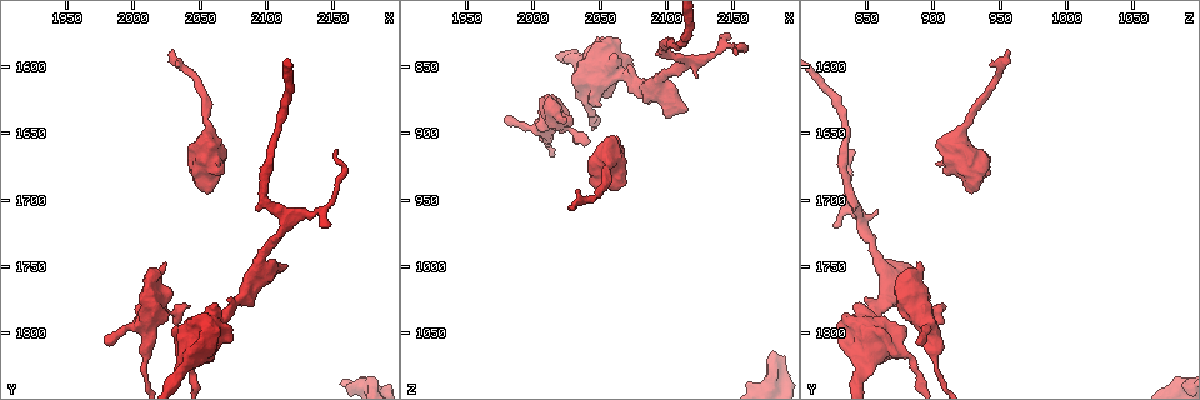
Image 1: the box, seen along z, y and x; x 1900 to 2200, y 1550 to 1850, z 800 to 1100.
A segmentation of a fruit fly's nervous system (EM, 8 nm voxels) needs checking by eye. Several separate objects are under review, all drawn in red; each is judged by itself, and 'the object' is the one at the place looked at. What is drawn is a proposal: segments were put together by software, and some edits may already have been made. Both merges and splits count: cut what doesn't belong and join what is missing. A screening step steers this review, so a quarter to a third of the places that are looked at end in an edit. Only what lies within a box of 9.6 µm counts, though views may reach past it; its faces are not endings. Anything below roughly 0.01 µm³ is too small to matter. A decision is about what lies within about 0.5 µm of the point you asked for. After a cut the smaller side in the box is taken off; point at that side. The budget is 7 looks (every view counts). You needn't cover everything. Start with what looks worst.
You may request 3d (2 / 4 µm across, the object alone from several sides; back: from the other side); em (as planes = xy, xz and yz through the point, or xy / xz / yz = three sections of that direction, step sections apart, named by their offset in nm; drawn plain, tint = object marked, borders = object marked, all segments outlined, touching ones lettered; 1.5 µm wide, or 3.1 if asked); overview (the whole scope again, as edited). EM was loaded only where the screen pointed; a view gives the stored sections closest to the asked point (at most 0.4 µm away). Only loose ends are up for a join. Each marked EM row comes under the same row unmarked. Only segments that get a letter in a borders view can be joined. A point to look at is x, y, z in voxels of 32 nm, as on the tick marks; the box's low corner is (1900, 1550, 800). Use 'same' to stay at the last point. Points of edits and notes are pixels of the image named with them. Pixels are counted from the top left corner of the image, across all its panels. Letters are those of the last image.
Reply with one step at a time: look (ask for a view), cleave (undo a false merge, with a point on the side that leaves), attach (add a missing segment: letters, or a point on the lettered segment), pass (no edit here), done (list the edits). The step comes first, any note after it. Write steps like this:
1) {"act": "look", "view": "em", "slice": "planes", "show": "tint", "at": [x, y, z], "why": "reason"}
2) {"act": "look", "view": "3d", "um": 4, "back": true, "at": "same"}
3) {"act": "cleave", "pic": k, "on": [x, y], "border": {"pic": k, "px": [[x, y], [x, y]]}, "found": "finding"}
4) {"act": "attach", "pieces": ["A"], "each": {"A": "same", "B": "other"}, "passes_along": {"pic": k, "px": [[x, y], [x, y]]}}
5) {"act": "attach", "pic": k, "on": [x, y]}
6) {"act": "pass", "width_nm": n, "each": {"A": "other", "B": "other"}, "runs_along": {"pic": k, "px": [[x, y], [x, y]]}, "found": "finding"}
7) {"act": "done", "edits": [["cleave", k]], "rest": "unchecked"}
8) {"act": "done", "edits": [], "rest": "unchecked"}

{"act": "look", "view": "3d", "um": 4, "at": [2030, 1588, 958], "why": "end of a long branch"}

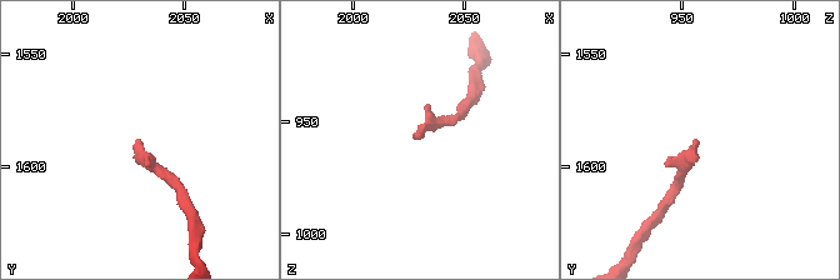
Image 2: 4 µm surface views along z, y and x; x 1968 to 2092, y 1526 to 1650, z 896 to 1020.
{"act": "look", "view": "em", "slice": "yz", "step": 8, "show": "tint", "at": [2028, 1588, 957], "why": "now the EM"}

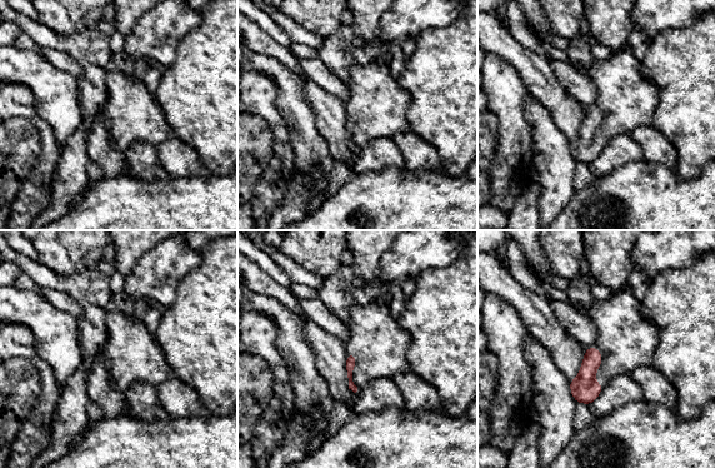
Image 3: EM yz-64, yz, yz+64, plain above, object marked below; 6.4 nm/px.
{"act": "look", "view": "em", "slice": "planes", "show": "borders", "at": "same", "why": "cut it another way"}

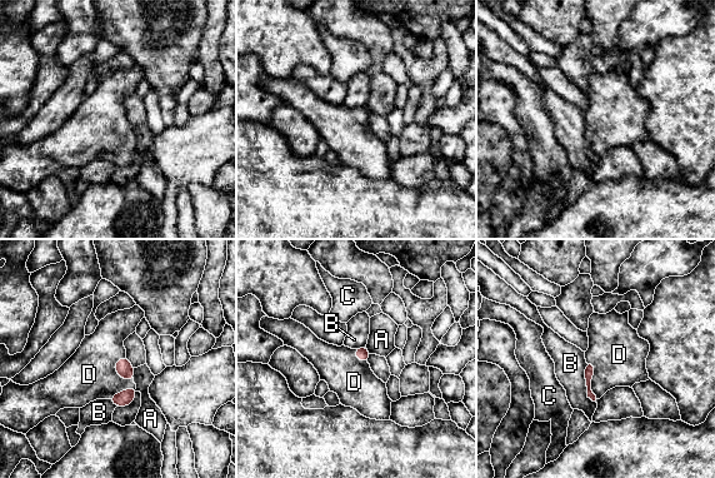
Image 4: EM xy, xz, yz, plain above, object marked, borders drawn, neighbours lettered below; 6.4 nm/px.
{"act": "attach", "pieces": ["D"], "longest_contact_nm": ["B", 280], "each": {"A": "other", "B": "other", "C": "other", "D": "same"}, "found": "the cell continues"}

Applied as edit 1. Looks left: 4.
{"act": "look", "view": "em", "slice": "planes", "show": "borders", "at": [2024, 1748, 892], "why": "branch stops here"}

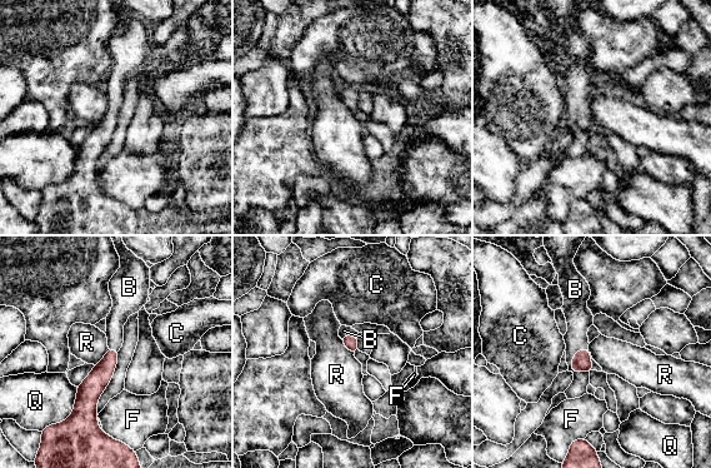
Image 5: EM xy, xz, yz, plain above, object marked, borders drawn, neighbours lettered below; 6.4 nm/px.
{"act": "attach", "pieces": ["B"], "longest_contact_nm": ["Q", 260], "each": {"B": "same", "C": "other", "F": "other", "Q": "other", "R": "other"}, "found": "it goes on there"}

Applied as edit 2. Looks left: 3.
{"act": "look", "view": "em", "slice": "planes", "show": "borders", "at": [1980, 1806, 892], "why": "branch stops here"}

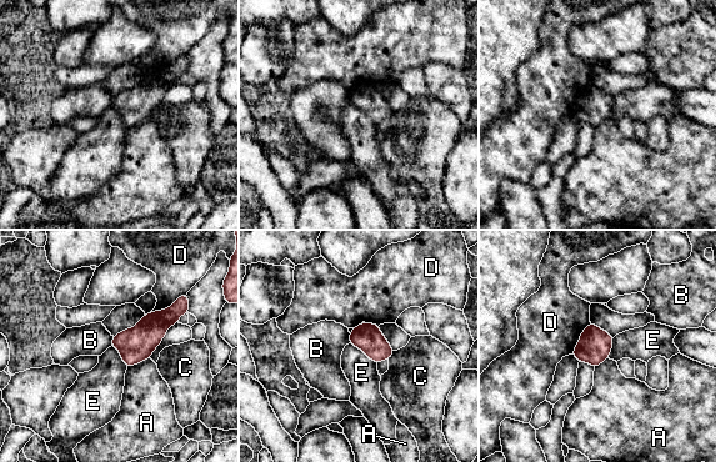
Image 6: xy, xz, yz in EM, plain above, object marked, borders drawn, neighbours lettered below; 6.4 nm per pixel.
{"act": "pass", "longest_contact_nm": ["D", 260], "each": {"A": "other", "B": "other", "C": "other", "D": "other", "E": "other"}, "border": {"pic": 6, "px": [[350, 342], [376, 363]]}, "found": "no lettered segment goes on from it"}

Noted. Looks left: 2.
{"act": "done", "edits": [["attach", 4], ["attach", 5]], "rest": "unchecked"}

